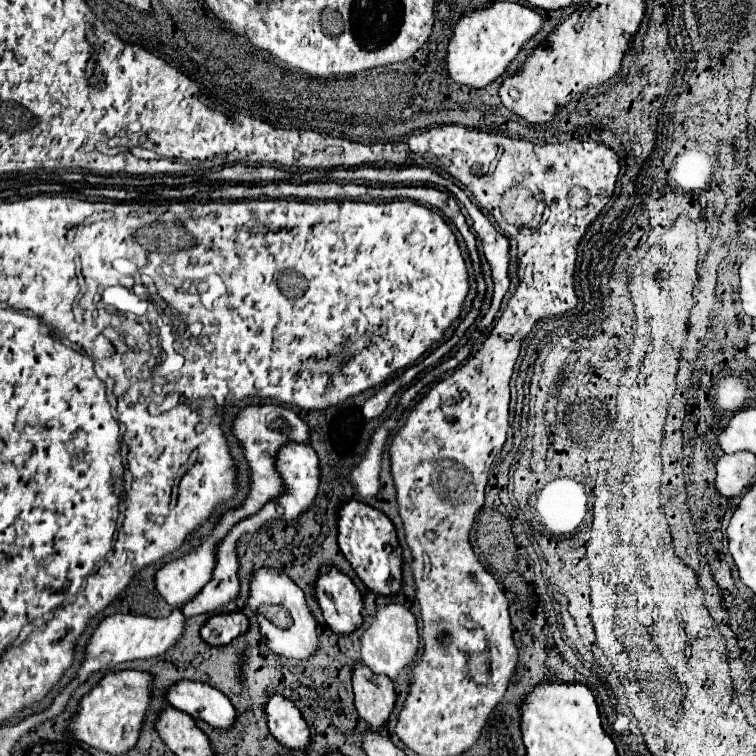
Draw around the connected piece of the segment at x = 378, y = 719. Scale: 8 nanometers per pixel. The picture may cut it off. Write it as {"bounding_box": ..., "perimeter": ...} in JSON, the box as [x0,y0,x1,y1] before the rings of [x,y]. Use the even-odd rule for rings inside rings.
{"bounding_box":[353,664,397,730],"perimeter":[[[357,664],[353,672],[353,692],[359,718],[363,718],[371,730],[387,726],[397,702],[393,682],[387,676],[377,676],[367,666]]]}

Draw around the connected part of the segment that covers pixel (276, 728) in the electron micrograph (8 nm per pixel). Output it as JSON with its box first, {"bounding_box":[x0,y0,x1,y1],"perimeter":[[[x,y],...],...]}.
{"bounding_box":[265,696,311,752],"perimeter":[[[271,696],[265,704],[269,732],[287,748],[307,752],[311,746],[311,732],[301,718],[301,712],[283,696]]]}

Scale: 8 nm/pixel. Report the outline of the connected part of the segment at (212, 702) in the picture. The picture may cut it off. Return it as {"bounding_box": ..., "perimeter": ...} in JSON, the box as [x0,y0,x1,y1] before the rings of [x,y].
{"bounding_box":[167,682,237,730],"perimeter":[[[177,682],[169,688],[167,700],[173,708],[187,712],[193,718],[201,718],[213,728],[231,730],[237,726],[237,708],[219,690],[201,682]]]}

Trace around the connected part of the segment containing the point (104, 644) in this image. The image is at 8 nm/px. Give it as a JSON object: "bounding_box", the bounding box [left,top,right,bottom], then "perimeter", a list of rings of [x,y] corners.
{"bounding_box":[69,610,187,686],"perimeter":[[[173,610],[171,616],[167,618],[149,618],[149,616],[133,616],[133,614],[107,616],[93,632],[93,638],[87,644],[87,656],[81,664],[79,676],[69,686],[79,686],[87,682],[91,674],[109,672],[117,664],[129,660],[147,660],[147,658],[163,656],[181,640],[181,636],[185,634],[185,626],[187,626],[187,618],[179,610]]]}

